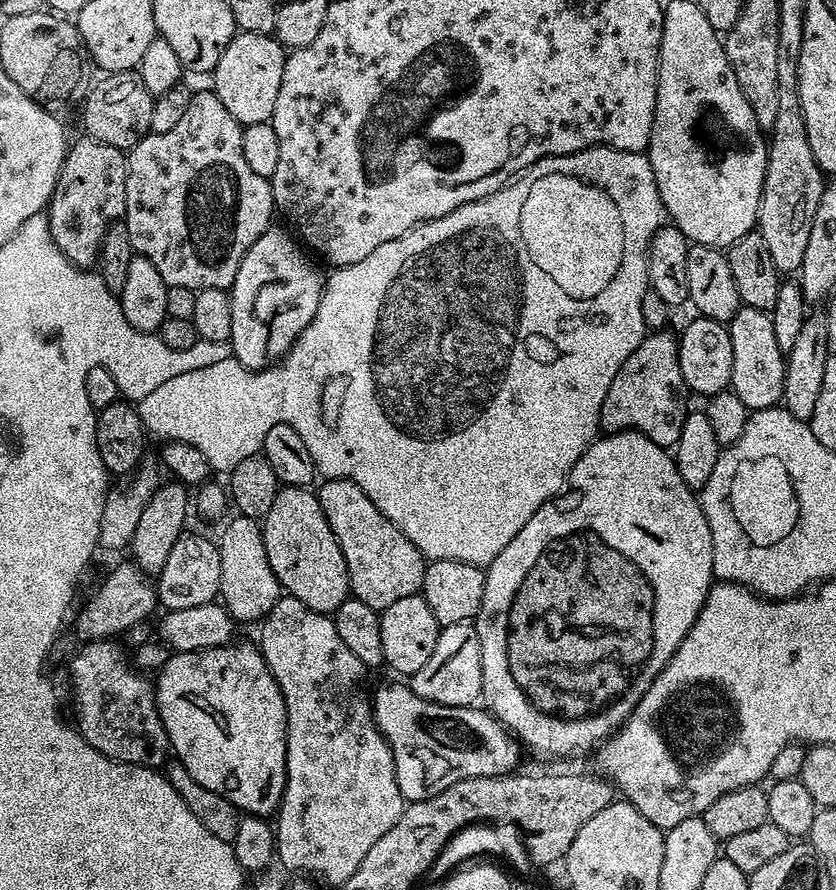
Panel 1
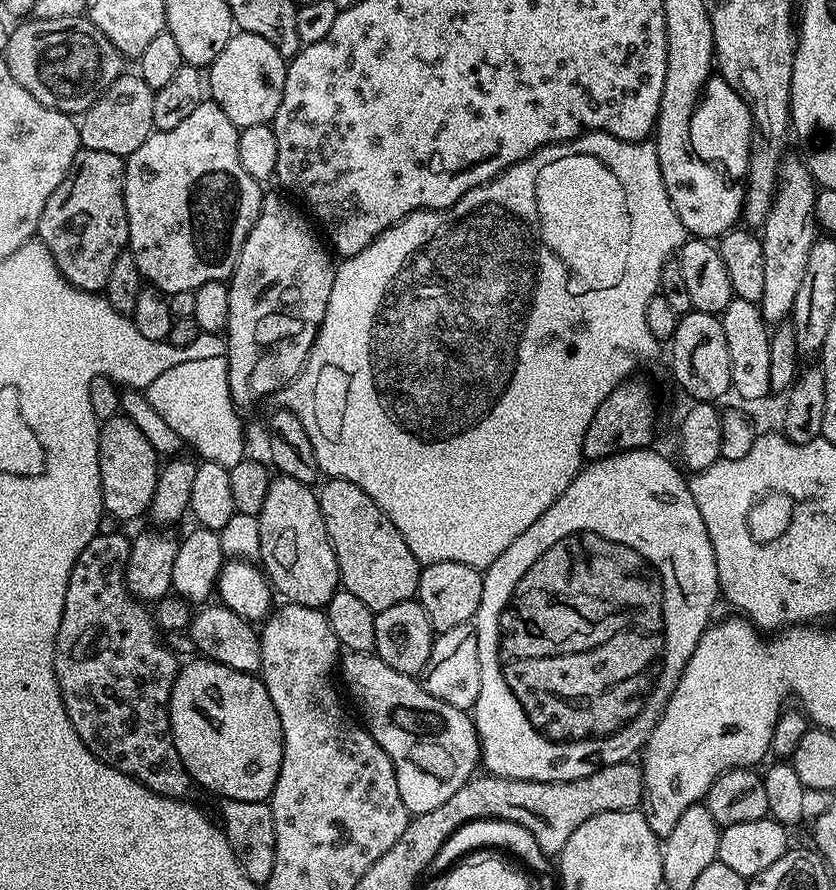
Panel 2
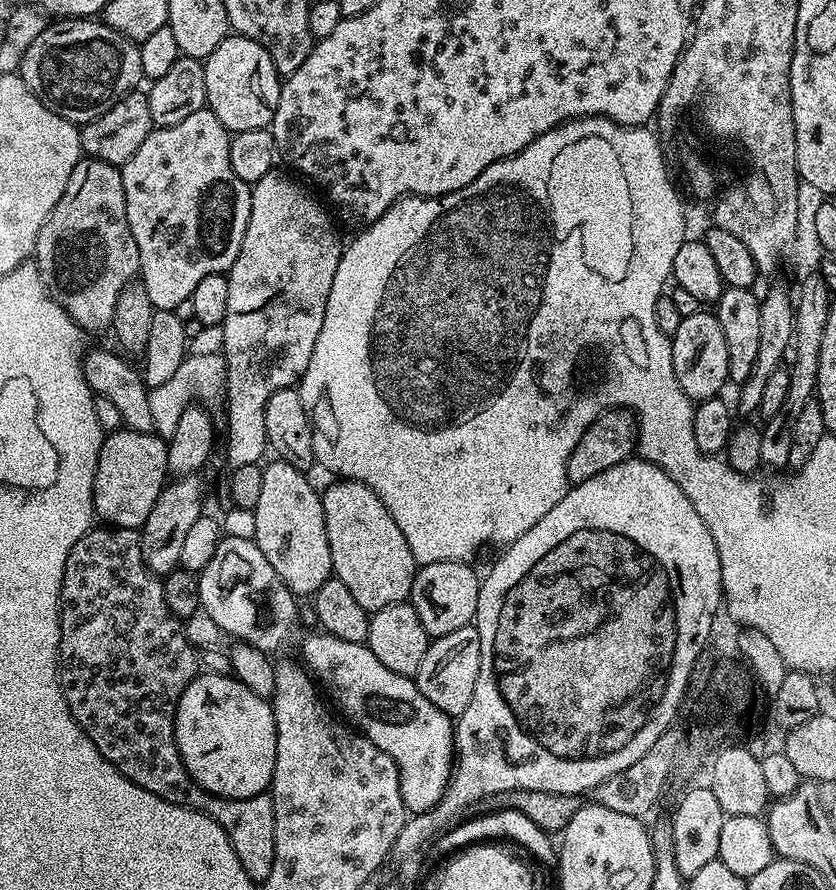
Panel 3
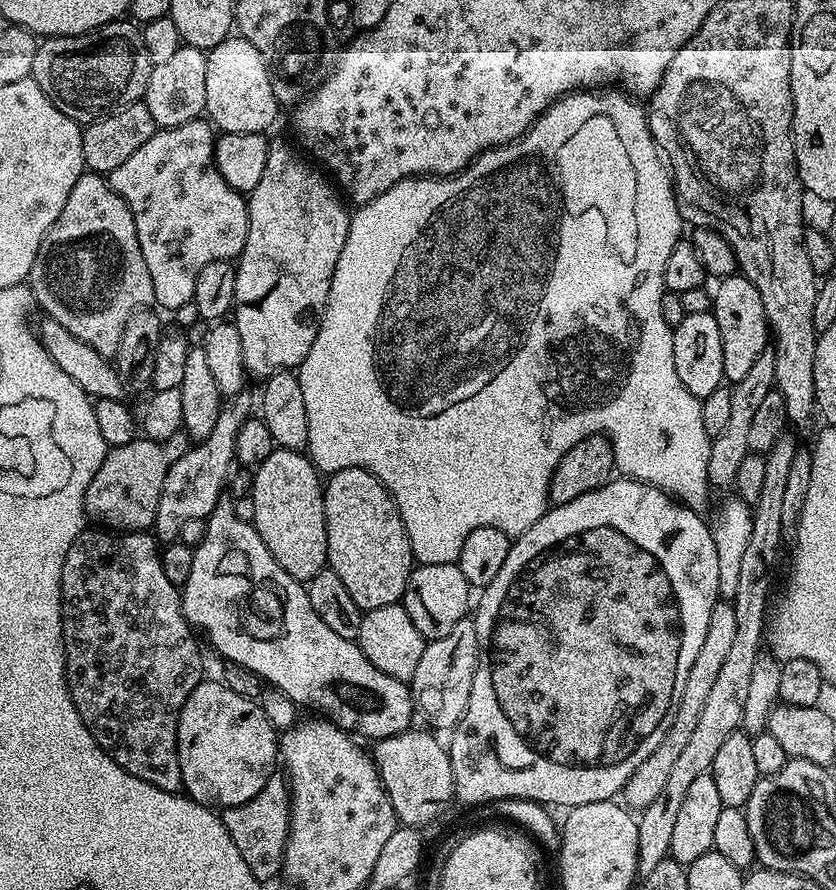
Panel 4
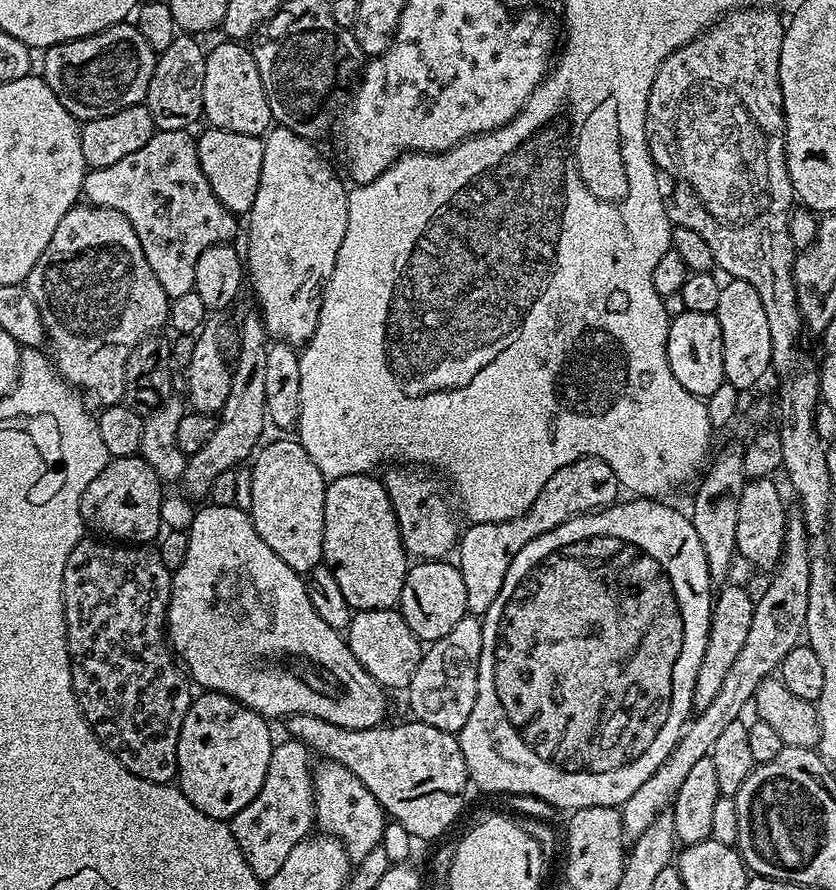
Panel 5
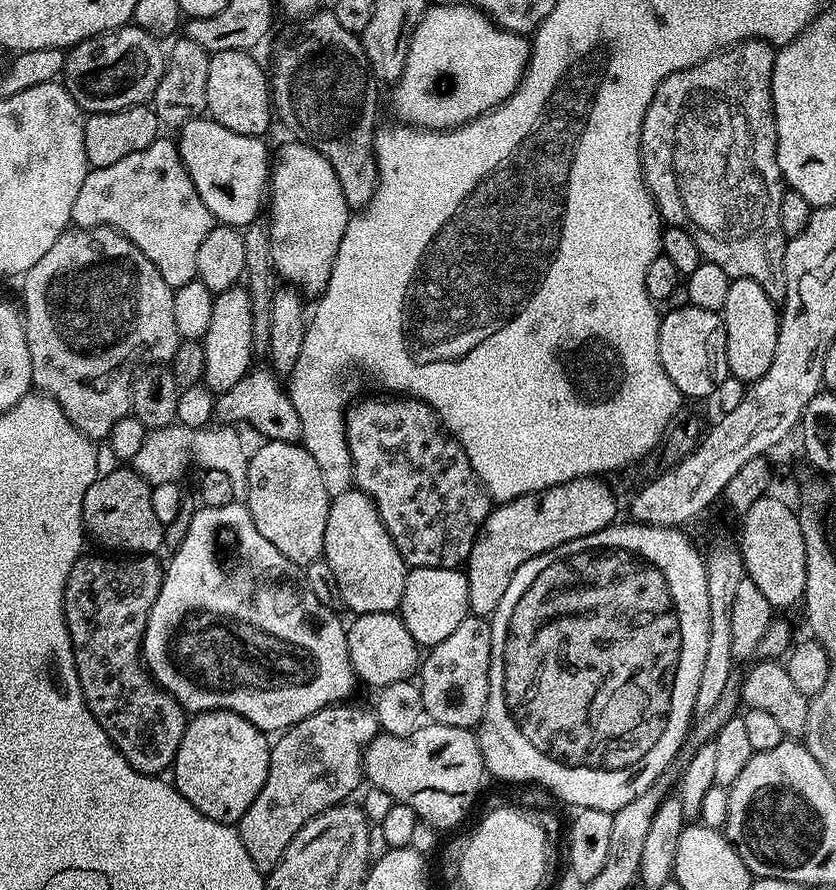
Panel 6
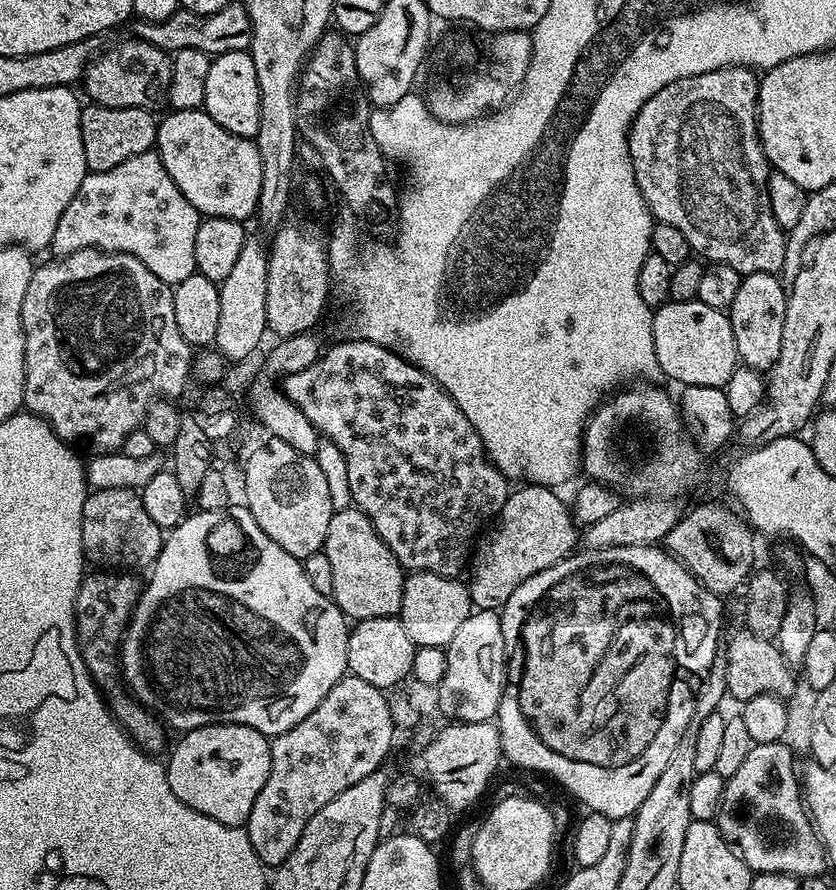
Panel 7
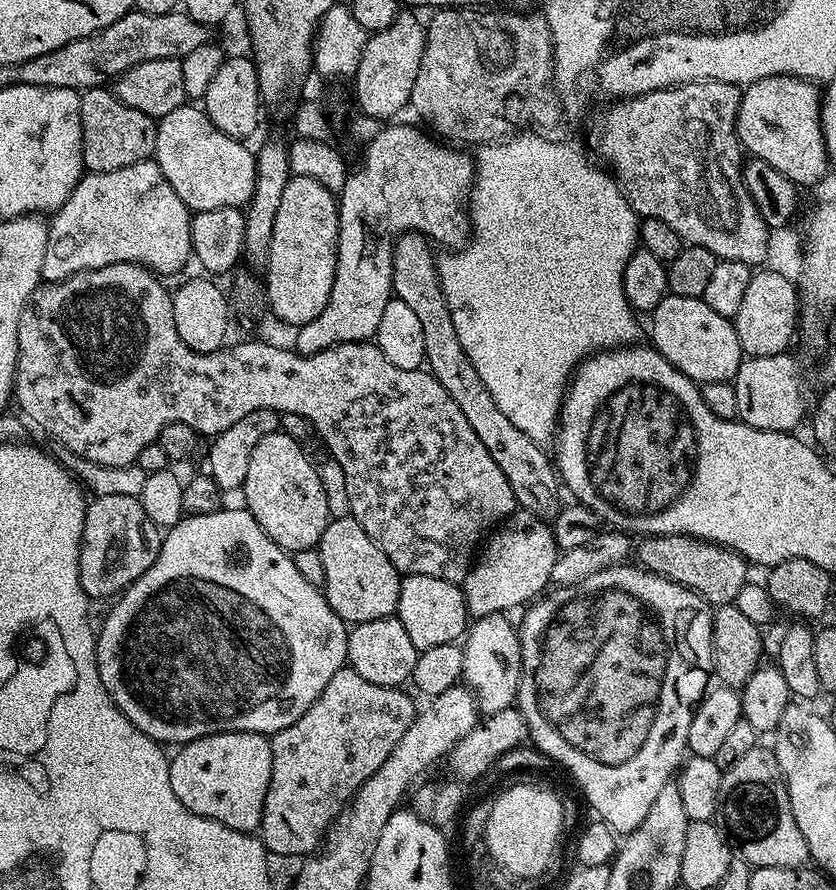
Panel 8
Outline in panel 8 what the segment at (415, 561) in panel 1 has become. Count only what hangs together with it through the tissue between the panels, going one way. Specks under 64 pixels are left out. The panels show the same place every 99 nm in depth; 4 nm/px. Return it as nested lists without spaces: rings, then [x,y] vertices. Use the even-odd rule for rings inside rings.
[[[351,515],[329,519],[318,551],[322,567],[326,570],[322,589],[324,597],[345,625],[387,620],[395,613],[400,597],[401,573],[397,572],[390,558],[382,554],[370,534],[366,534],[366,530],[362,530],[362,526]]]

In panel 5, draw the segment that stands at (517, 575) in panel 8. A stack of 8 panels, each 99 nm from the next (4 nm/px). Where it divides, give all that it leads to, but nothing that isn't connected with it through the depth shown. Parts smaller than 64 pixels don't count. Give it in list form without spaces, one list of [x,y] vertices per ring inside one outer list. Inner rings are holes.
[[[583,456],[558,470],[550,477],[550,482],[542,486],[542,494],[534,498],[530,510],[516,520],[506,522],[486,522],[485,524],[469,523],[463,529],[458,545],[458,567],[462,574],[462,582],[466,582],[466,606],[469,613],[483,614],[490,610],[494,598],[498,598],[498,590],[502,590],[502,582],[506,582],[506,570],[510,570],[510,562],[534,538],[554,530],[554,526],[562,526],[575,516],[583,516],[585,512],[595,512],[617,503],[622,489],[614,470],[602,462],[597,456]]]

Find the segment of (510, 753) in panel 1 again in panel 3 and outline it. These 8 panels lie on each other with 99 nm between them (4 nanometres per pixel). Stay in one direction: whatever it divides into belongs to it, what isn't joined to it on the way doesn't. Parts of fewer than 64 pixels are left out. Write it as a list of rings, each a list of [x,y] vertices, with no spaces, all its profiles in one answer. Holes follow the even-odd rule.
[[[319,635],[305,638],[300,648],[304,655],[303,667],[325,689],[332,691],[335,707],[349,716],[347,719],[362,730],[363,736],[394,758],[400,771],[400,793],[409,813],[430,811],[444,797],[454,771],[453,717],[438,710],[438,706],[418,690],[413,677],[386,670],[386,666],[374,658],[367,643],[342,642],[342,638]]]

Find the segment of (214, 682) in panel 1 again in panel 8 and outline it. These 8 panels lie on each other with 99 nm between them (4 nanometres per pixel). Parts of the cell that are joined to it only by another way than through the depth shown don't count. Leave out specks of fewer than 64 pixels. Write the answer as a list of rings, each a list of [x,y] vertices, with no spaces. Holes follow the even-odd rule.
[[[215,732],[197,740],[191,740],[177,752],[180,753],[176,757],[174,755],[171,757],[168,769],[170,770],[170,786],[174,786],[174,794],[178,794],[178,802],[182,802],[182,806],[186,806],[194,814],[205,816],[214,822],[222,822],[222,826],[233,828],[239,832],[255,833],[259,829],[262,822],[262,806],[266,802],[266,790],[270,786],[272,777],[272,742],[267,735],[259,732]]]

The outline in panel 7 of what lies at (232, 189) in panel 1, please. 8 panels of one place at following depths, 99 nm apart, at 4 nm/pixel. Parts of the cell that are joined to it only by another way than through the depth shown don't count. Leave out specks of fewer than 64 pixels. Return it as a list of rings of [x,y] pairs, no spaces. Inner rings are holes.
[[[143,152],[122,162],[122,166],[114,166],[114,170],[88,173],[78,186],[78,194],[70,198],[70,206],[58,218],[50,252],[56,258],[83,248],[125,252],[138,258],[150,274],[158,274],[162,282],[175,286],[196,271],[194,241],[201,219],[200,211],[178,190],[160,153]]]

